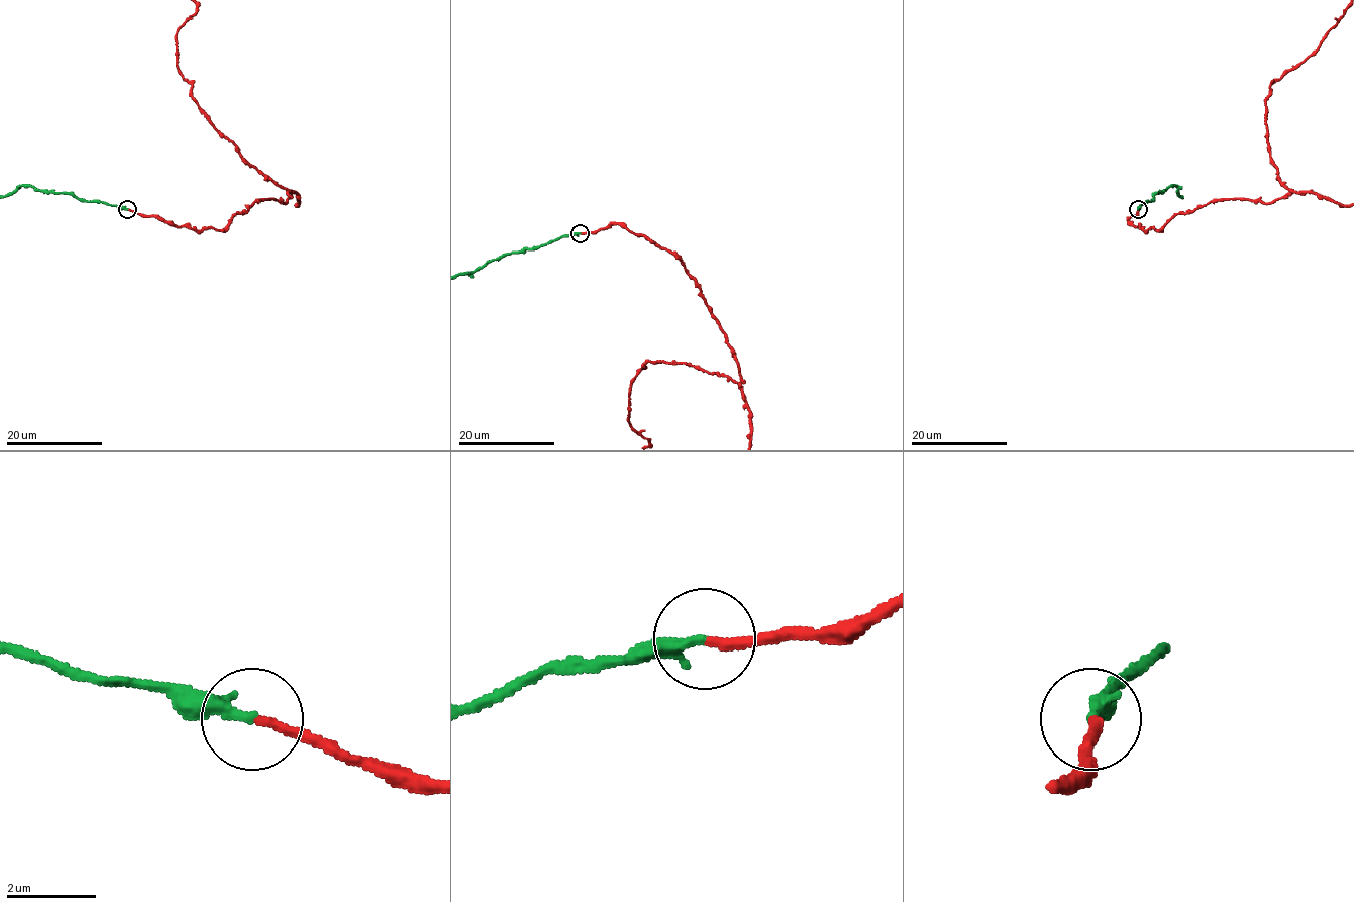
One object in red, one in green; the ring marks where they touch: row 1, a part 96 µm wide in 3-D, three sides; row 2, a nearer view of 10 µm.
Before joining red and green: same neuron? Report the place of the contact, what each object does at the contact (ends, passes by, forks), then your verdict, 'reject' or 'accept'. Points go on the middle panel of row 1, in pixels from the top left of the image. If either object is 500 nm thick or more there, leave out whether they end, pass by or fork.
place (580, 233); red ends; green ends; accept

